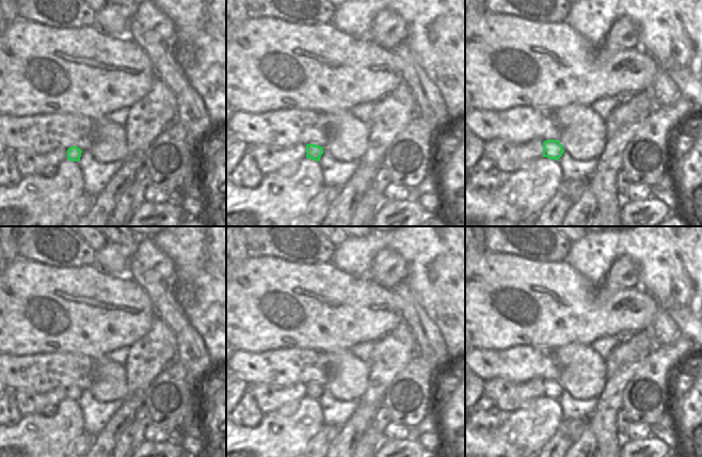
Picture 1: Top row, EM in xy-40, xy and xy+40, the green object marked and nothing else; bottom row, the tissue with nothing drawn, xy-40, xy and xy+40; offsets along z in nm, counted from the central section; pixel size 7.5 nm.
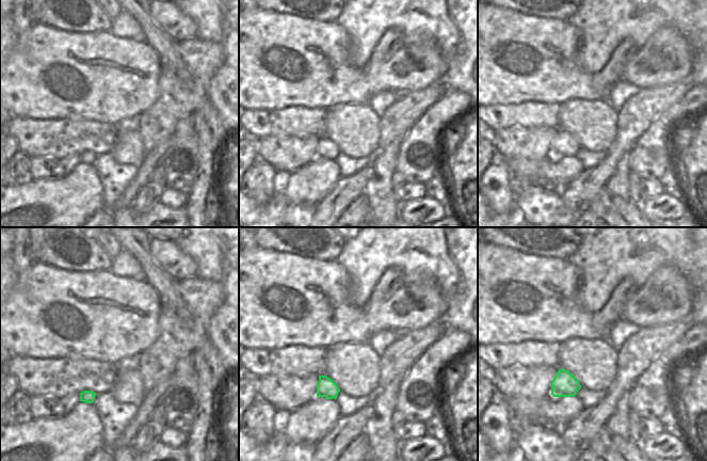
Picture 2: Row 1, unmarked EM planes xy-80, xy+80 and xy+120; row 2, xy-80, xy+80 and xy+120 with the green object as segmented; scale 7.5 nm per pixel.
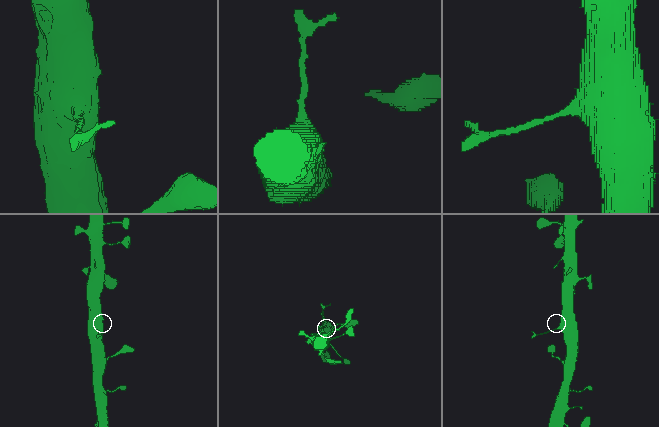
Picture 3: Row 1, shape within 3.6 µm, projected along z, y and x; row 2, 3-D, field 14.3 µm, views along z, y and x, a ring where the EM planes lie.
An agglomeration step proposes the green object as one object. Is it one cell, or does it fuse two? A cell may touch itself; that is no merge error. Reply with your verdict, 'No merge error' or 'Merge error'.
Merge error.

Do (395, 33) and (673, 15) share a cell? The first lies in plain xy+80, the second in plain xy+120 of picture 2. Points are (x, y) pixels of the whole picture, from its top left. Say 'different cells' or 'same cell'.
different cells

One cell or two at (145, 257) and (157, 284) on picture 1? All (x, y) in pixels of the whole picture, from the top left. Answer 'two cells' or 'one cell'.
two cells

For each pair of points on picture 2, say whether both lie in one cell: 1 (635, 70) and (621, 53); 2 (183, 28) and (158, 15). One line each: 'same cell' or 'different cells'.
1: different cells
2: same cell

